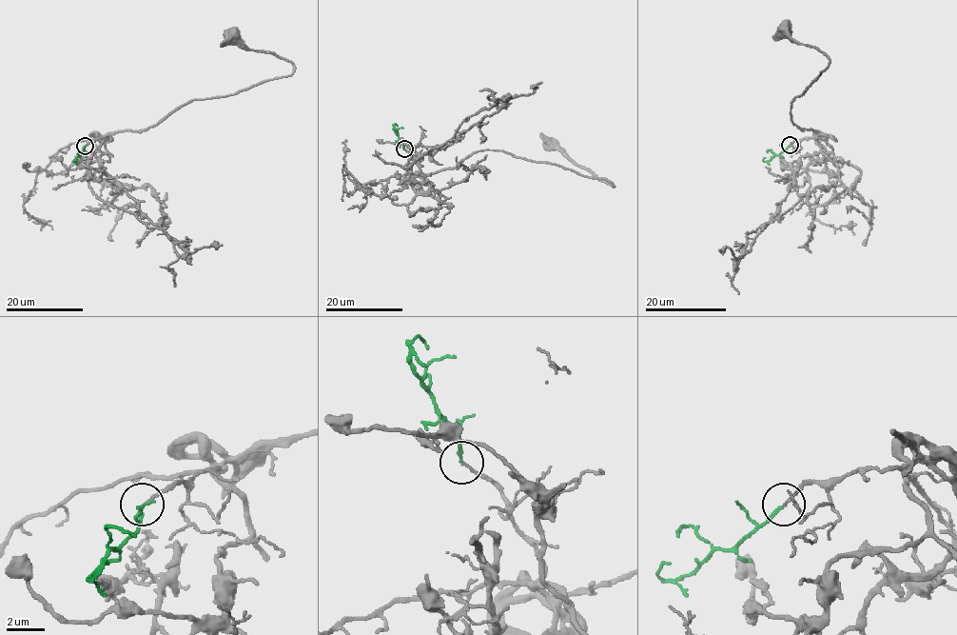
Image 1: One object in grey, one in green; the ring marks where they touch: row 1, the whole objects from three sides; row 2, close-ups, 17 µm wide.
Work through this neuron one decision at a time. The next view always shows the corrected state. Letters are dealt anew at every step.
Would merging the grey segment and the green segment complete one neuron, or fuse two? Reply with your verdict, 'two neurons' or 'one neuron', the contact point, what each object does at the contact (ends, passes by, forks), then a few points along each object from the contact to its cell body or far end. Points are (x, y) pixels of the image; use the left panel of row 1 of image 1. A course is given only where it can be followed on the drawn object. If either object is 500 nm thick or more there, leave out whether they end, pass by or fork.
one neuron; place (85, 146); grey ends; green ends; course grey (85, 146), (123, 130), (144, 130), (193, 100), (233, 95), (293, 72), (290, 62), (246, 49), (231, 35); course green (85, 146), (74, 160), (78, 157)

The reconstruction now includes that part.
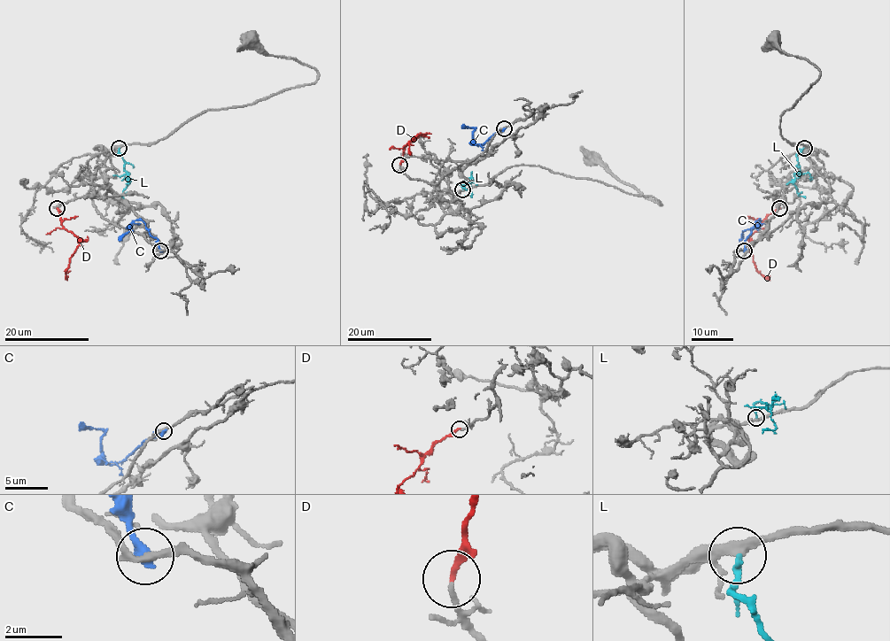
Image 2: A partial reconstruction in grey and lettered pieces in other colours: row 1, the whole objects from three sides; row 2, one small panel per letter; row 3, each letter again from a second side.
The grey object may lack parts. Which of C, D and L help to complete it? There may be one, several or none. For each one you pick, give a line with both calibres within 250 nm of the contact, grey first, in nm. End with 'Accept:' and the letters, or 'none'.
D: calibres 190 and 200 nm
L: calibres 240 and 200 nm
Accept: D, L

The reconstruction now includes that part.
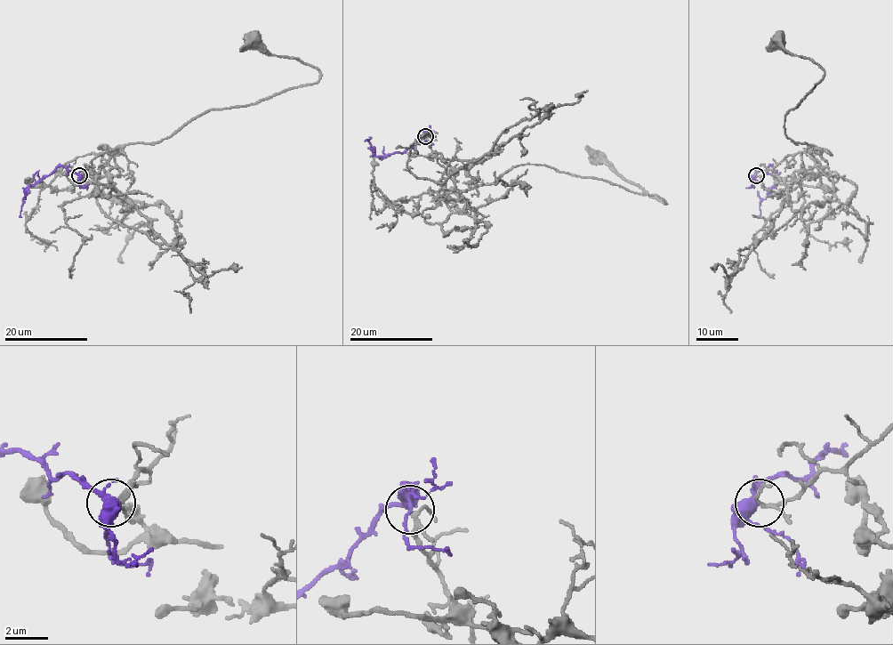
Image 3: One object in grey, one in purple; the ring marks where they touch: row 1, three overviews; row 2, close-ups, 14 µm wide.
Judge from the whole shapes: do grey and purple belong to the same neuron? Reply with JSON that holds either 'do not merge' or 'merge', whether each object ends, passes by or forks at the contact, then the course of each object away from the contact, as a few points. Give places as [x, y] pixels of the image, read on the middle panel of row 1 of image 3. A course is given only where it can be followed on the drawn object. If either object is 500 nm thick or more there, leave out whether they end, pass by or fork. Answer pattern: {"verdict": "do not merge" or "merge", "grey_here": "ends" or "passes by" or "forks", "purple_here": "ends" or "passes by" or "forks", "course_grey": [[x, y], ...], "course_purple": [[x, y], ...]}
{"verdict": "merge", "grey_here": "forks", "purple_here": "forks", "course_grey": [[425, 136], [457, 192], [491, 185], [518, 165], [538, 164], [657, 195], [665, 204], [598, 157]], "course_purple": [[425, 136], [422, 135], [403, 151], [384, 157], [377, 157], [366, 139]]}

